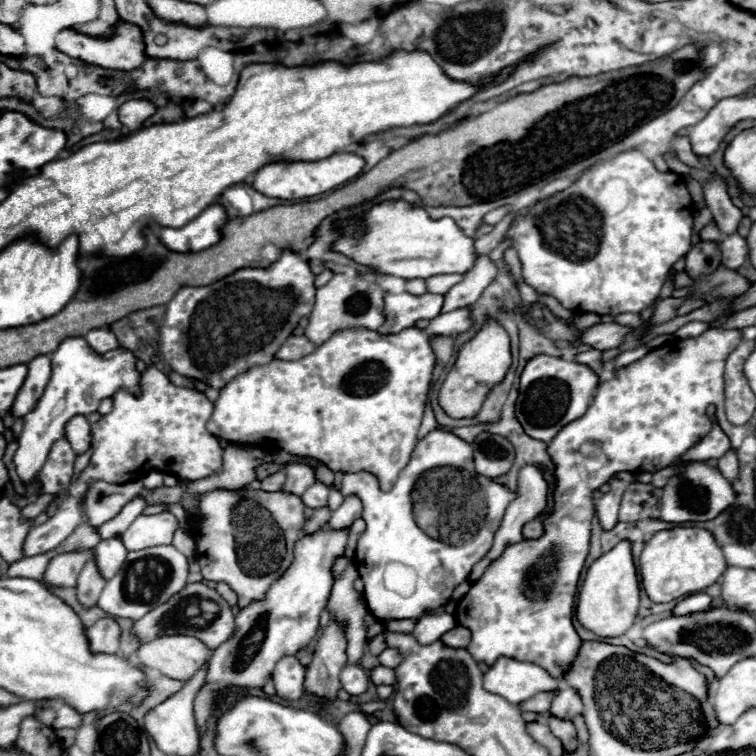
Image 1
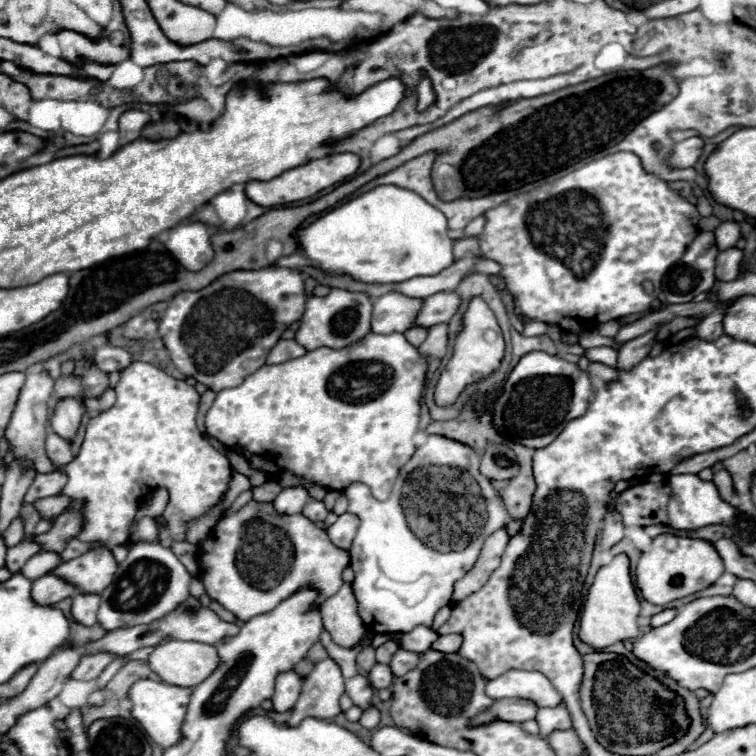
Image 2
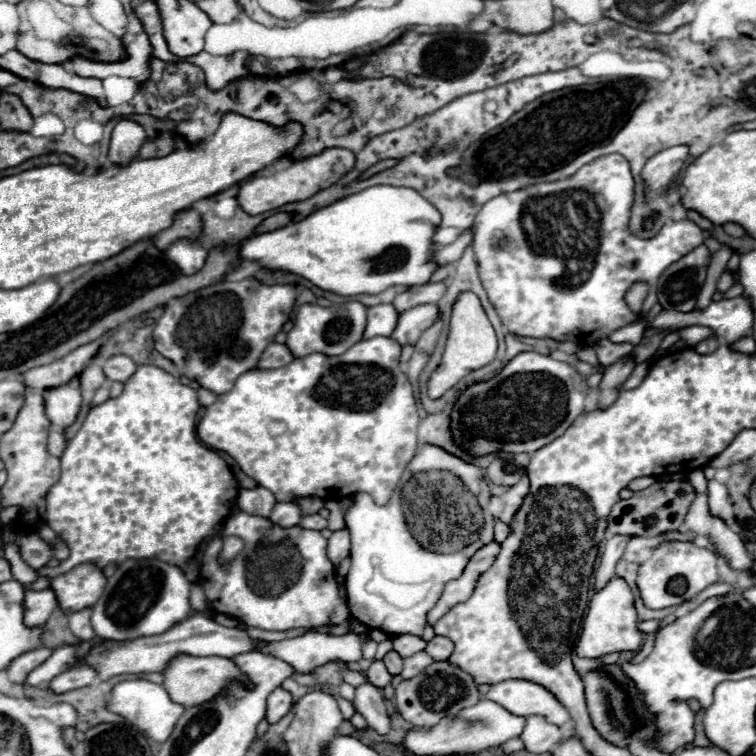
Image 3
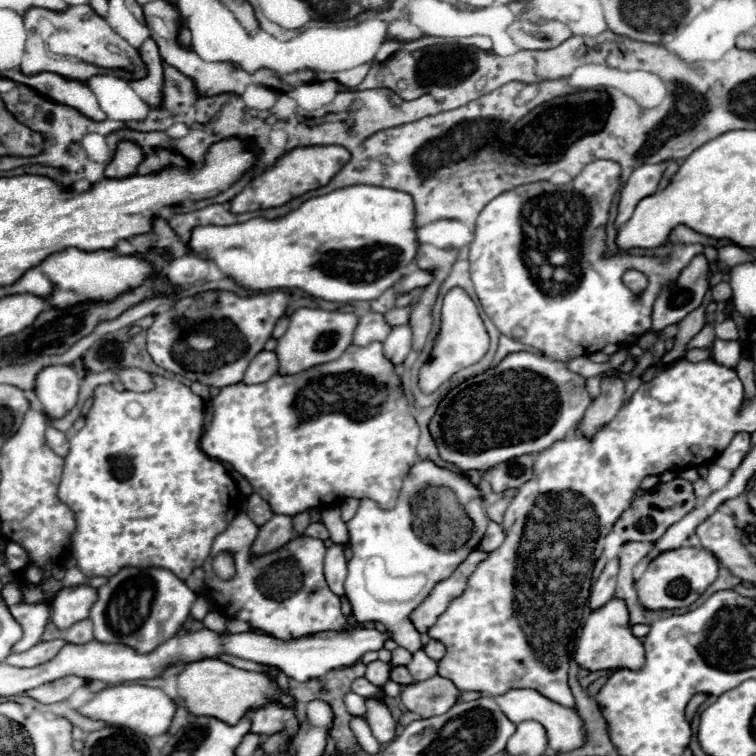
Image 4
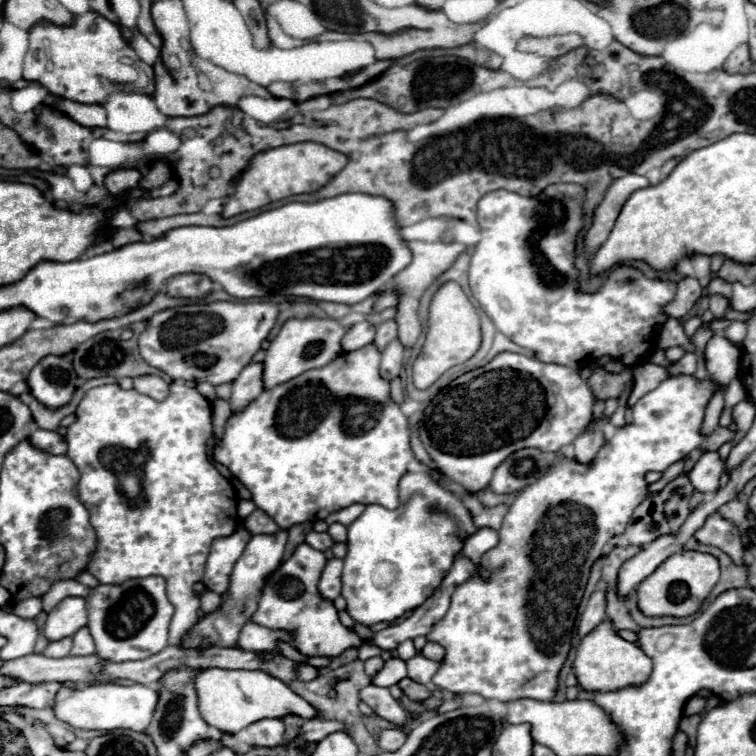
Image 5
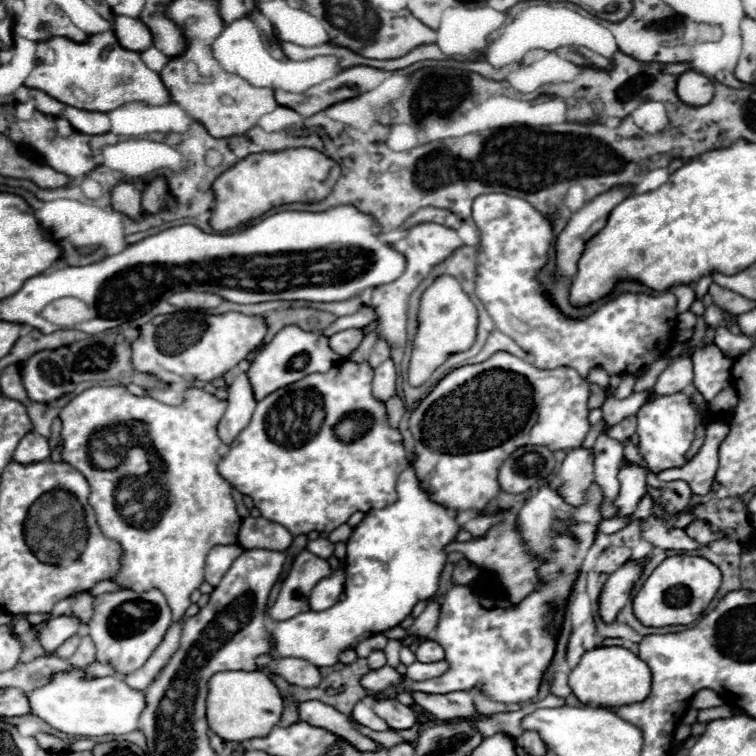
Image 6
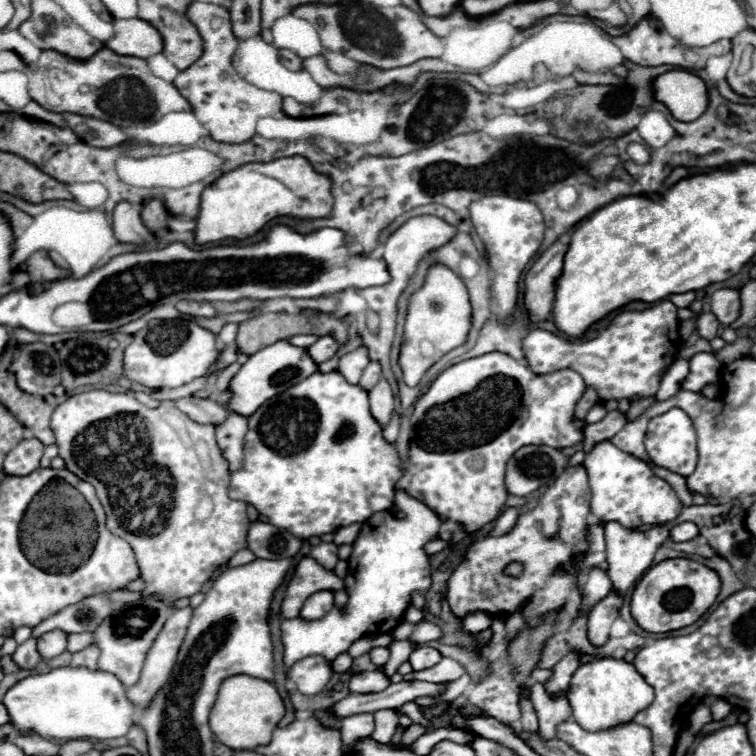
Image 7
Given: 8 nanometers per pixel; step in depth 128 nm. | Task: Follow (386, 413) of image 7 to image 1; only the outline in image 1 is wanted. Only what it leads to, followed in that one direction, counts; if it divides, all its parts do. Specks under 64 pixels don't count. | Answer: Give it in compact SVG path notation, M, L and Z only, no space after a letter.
M482 256L476 260L474 268L464 276L464 280L456 286L452 286L444 294L444 304L442 304L442 314L458 310L458 308L468 308L472 306L482 290L496 278L498 270L496 266L488 260L488 256Z

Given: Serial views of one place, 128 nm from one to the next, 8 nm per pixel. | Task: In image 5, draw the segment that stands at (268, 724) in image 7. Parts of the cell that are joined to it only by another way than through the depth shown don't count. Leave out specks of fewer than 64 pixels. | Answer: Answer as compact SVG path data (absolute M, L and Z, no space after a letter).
M206 668L200 670L196 680L198 692L198 710L202 718L226 734L236 734L246 726L264 720L264 718L282 718L286 714L296 714L304 720L318 718L316 708L304 698L296 696L284 682L260 672L260 670L224 670L224 668Z

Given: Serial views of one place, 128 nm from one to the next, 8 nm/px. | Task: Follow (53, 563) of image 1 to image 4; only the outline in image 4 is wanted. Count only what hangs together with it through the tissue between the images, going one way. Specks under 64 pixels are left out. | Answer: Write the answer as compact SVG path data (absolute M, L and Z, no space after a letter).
M46 602L36 604L36 606L16 604L16 606L10 606L8 610L24 630L22 640L14 644L12 652L26 652L26 650L30 650L32 646L36 646L40 642L40 636L44 632L48 616L50 616L50 606Z

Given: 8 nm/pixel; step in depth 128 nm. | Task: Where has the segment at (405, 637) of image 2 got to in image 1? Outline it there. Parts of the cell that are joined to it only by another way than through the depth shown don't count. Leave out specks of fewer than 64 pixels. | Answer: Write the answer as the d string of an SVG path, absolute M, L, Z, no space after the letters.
M430 614L416 622L416 628L412 636L418 640L418 644L432 644L440 640L442 634L452 630L456 626L456 618L450 614Z

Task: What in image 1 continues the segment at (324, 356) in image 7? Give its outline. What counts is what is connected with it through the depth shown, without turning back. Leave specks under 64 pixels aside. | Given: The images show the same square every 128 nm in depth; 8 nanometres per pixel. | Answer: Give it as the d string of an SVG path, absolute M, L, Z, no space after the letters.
M388 294L384 298L384 324L378 328L378 332L394 334L412 328L422 318L432 320L440 314L442 300L444 298L440 294Z

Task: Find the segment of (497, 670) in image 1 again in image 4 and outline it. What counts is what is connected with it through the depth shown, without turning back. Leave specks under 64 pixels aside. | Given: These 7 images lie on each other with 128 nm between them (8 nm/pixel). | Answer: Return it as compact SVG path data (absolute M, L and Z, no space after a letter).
M518 688L518 690L506 692L504 696L496 696L494 700L496 700L496 704L500 704L500 710L508 716L508 720L514 722L514 724L520 724L524 720L540 722L544 726L544 730L546 730L548 746L554 752L570 752L574 748L580 748L586 742L586 728L584 728L584 722L582 722L580 714L574 708L556 704L556 702L548 700L546 696L540 696L536 690Z

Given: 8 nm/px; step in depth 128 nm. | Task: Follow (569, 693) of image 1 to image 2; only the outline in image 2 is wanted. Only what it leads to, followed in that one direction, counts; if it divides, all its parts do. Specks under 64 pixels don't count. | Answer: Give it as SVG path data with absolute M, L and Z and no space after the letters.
M560 704L560 708L540 708L536 714L536 722L538 722L542 738L548 738L554 730L572 728L572 722L564 704Z

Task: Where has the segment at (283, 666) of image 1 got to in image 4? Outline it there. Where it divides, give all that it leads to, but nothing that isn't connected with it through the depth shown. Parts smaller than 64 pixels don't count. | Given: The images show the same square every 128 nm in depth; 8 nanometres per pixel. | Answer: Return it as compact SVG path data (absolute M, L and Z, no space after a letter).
M266 704L264 708L256 710L252 714L252 734L258 734L260 738L268 738L276 732L284 730L284 708L278 708L278 704Z

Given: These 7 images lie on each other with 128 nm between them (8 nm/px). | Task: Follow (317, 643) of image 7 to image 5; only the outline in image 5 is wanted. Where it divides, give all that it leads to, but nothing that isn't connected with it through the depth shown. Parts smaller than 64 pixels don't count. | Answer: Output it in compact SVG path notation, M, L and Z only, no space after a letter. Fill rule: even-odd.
M404 474L400 478L400 508L386 510L376 504L366 506L360 518L348 526L348 554L344 558L342 596L346 598L346 612L356 624L368 626L368 618L400 618L404 612L424 604L448 574L456 554L462 550L466 536L476 532L470 512L446 490L432 474ZM250 622L244 626L244 630L240 634L240 648L268 652L268 650L276 650L278 642L290 642L290 640L292 640L292 632L272 630L272 628L260 626L256 622Z

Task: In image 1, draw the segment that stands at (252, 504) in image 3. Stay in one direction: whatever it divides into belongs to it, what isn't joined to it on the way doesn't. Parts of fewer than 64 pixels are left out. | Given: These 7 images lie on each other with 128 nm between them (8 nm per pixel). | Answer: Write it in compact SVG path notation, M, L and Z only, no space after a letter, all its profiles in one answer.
M280 470L280 472L272 474L272 476L268 476L266 480L262 480L262 490L264 492L278 492L278 490L282 490L284 480L286 480L286 472Z

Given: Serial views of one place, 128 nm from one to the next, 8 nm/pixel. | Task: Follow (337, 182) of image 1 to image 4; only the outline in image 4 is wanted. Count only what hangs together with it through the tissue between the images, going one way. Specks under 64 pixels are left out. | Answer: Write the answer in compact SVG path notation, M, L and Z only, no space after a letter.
M298 146L282 154L274 166L256 176L236 198L230 200L230 212L248 212L258 208L274 208L286 204L290 198L302 196L308 190L316 190L326 184L344 162L350 160L350 152L342 146Z

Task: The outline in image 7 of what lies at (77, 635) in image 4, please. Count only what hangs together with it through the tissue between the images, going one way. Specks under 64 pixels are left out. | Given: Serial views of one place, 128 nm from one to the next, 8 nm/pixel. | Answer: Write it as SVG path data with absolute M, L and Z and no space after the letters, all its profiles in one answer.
M92 644L80 652L76 652L72 656L72 666L78 668L78 666L84 666L88 670L96 670L96 662L98 662L98 656L100 656L100 650Z

